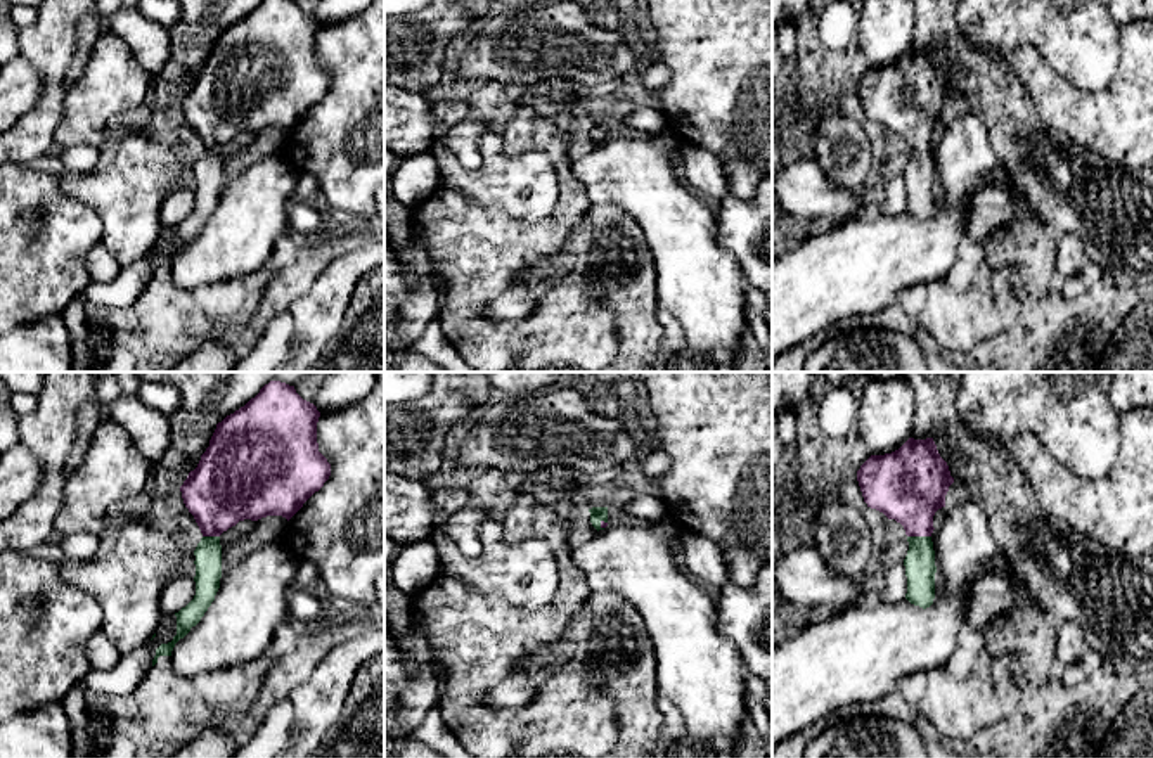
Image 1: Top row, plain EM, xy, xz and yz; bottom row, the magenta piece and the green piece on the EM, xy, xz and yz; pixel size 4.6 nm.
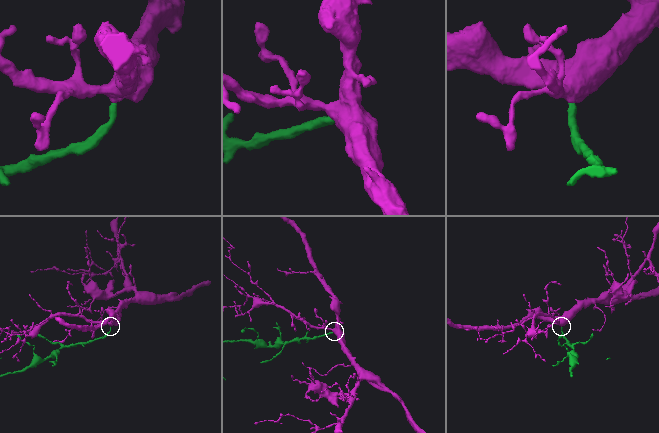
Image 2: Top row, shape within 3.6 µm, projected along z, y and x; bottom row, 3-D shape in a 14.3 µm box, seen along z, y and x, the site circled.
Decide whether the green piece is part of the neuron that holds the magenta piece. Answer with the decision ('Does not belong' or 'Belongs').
Belongs

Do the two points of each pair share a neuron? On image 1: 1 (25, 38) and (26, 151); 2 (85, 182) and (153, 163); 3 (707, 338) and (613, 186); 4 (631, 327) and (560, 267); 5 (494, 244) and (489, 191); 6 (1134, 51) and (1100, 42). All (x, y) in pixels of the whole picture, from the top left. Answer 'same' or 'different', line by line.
1: same
2: same
3: same
4: same
5: different
6: different

